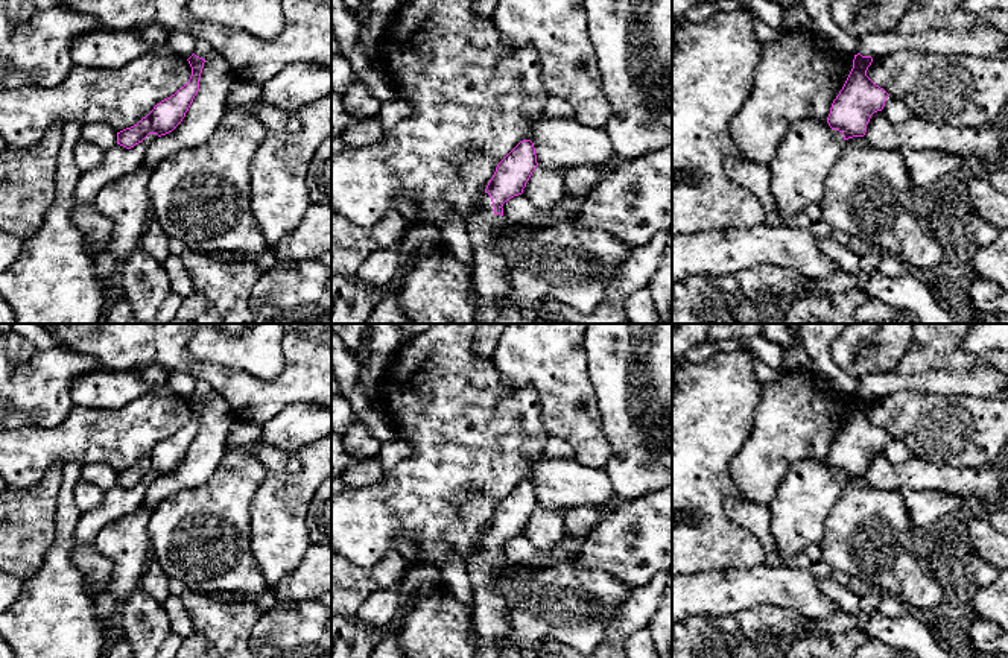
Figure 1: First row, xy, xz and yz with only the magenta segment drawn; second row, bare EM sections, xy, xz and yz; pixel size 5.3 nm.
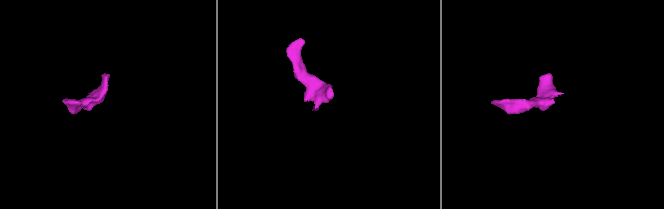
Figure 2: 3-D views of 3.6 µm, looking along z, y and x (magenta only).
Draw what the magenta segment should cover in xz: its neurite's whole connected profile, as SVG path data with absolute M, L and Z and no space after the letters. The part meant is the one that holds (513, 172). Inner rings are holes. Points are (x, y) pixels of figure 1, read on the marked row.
M531 140L520 141L496 167L493 178L490 179L485 193L477 201L477 213L467 219L467 233L474 251L474 290L479 296L474 307L476 315L473 324L520 324L521 312L518 308L499 308L496 304L500 299L506 299L509 287L505 275L505 261L500 254L493 249L494 239L500 236L503 220L503 204L514 196L523 193L526 182L532 172L538 166L535 147Z

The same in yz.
M861 53L854 55L853 59L853 68L836 96L836 99L832 103L830 114L827 117L827 123L832 129L839 131L844 135L844 140L853 138L853 137L864 137L867 132L867 125L871 119L871 115L877 111L882 111L885 106L885 102L888 99L888 93L876 85L868 76L867 70L871 65L873 58L871 56L862 56Z

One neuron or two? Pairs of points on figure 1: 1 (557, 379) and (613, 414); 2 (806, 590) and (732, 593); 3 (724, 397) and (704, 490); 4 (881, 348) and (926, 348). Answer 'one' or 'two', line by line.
1: two
2: one
3: one
4: two

